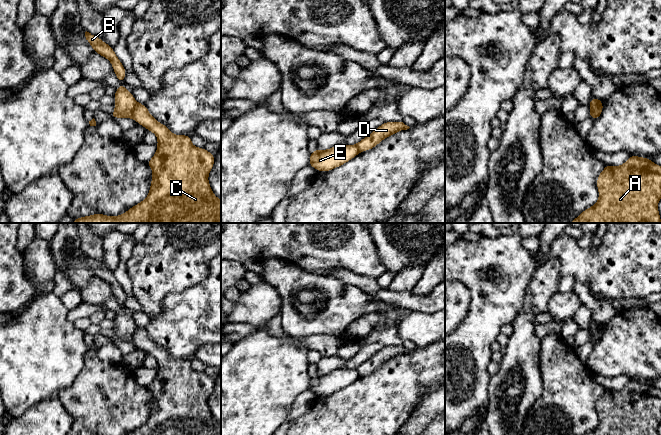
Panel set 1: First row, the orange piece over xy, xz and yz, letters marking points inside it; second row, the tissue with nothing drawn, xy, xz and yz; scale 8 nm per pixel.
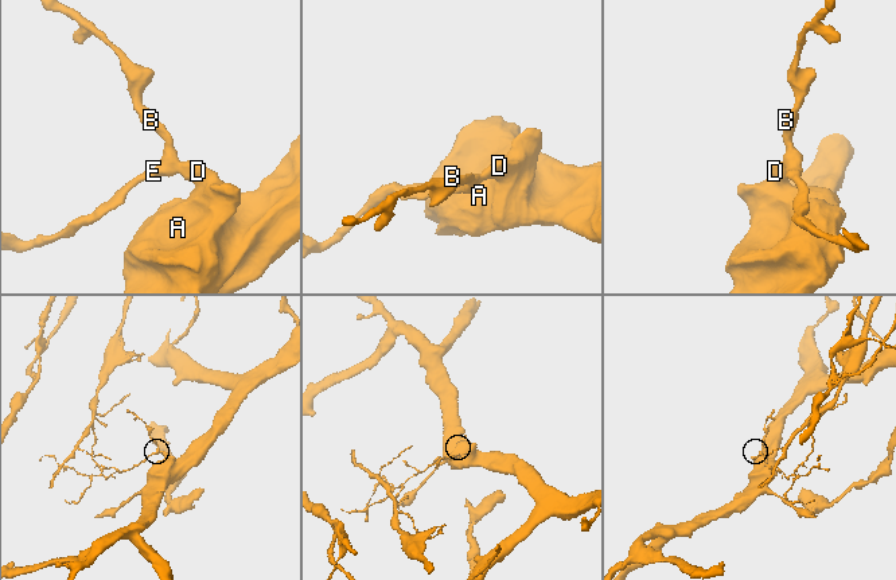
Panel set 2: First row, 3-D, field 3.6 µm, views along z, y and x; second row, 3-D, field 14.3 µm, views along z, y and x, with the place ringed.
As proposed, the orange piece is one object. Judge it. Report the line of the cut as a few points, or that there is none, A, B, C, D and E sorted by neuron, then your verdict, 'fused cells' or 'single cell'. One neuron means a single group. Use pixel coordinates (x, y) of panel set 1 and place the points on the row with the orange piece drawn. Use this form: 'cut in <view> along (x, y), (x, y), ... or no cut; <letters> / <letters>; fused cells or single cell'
cut in xy along (137, 103), (132, 117); A C D / B E; fused cells

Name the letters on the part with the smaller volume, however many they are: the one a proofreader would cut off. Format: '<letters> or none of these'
B, E

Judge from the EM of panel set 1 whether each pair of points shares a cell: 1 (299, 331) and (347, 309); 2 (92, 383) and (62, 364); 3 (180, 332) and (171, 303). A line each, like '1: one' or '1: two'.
1: one
2: two
3: one

